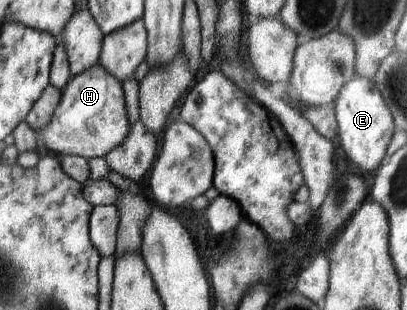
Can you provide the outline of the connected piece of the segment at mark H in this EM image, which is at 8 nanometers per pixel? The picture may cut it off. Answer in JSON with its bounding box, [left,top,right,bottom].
[37,65,129,159]

